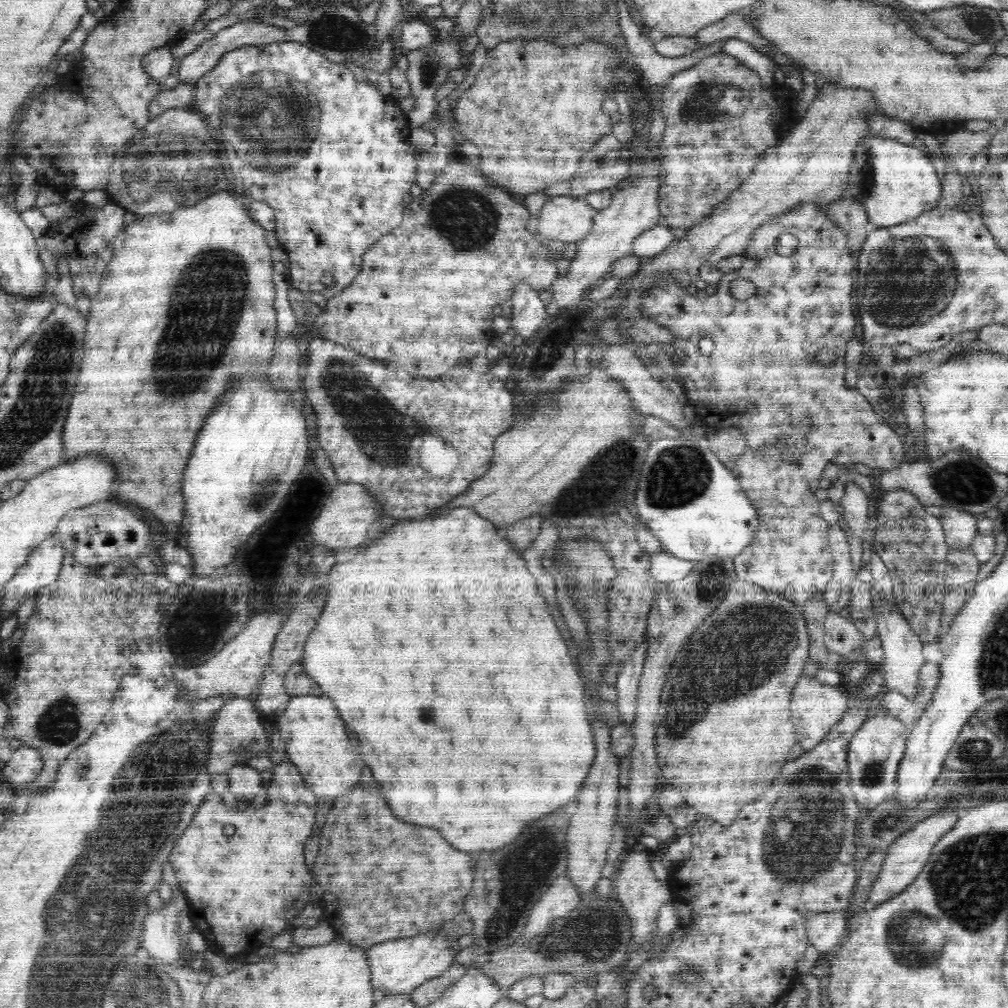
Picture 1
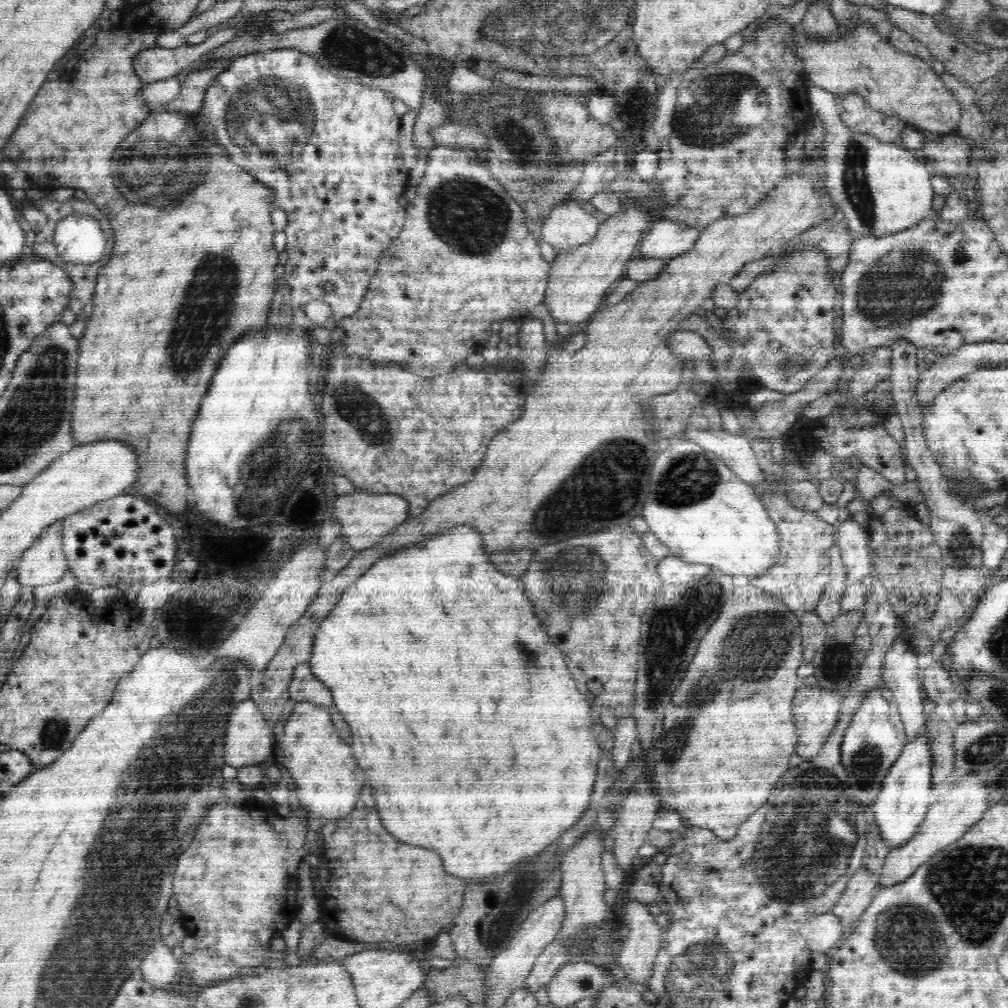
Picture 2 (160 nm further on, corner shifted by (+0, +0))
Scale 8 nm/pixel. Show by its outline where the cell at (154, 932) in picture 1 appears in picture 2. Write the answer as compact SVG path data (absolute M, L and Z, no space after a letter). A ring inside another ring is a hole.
M164 938L150 948L150 952L144 956L140 969L141 979L154 988L171 986L181 980L182 974L178 969L179 959L174 957L172 950L164 944Z

